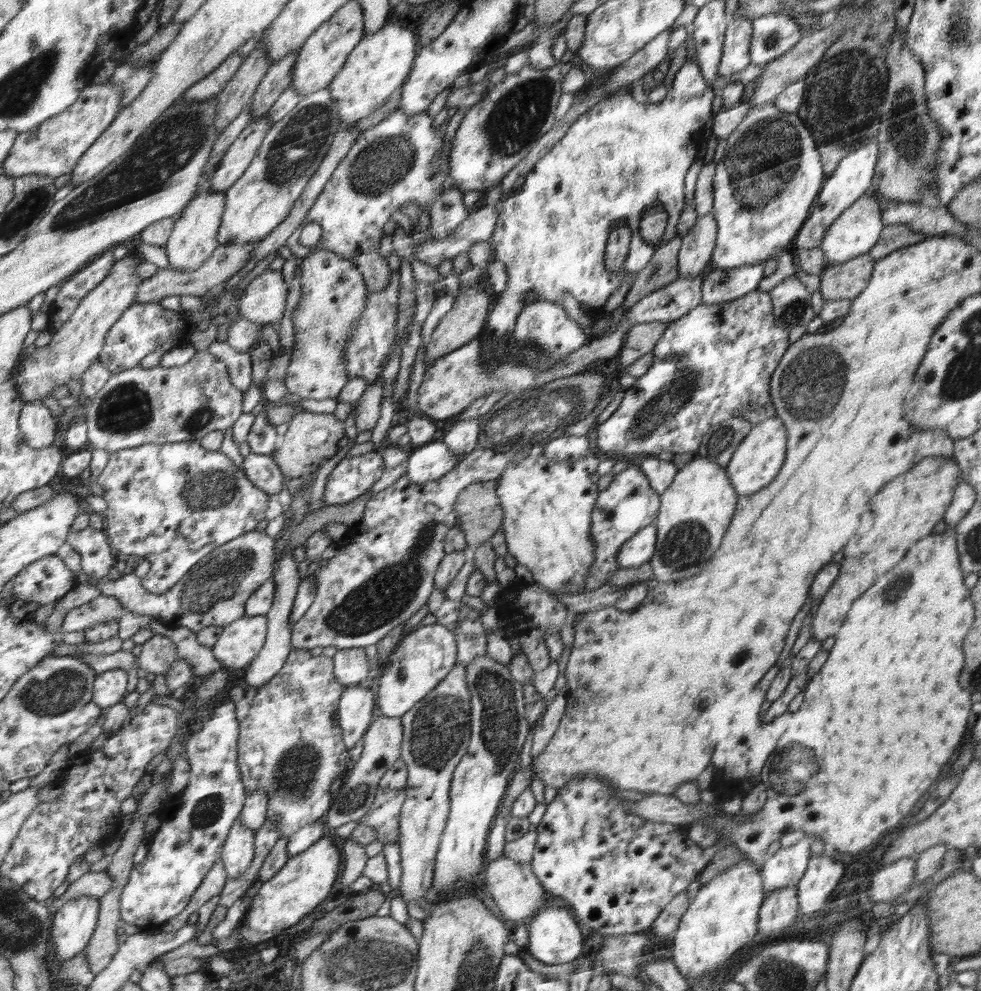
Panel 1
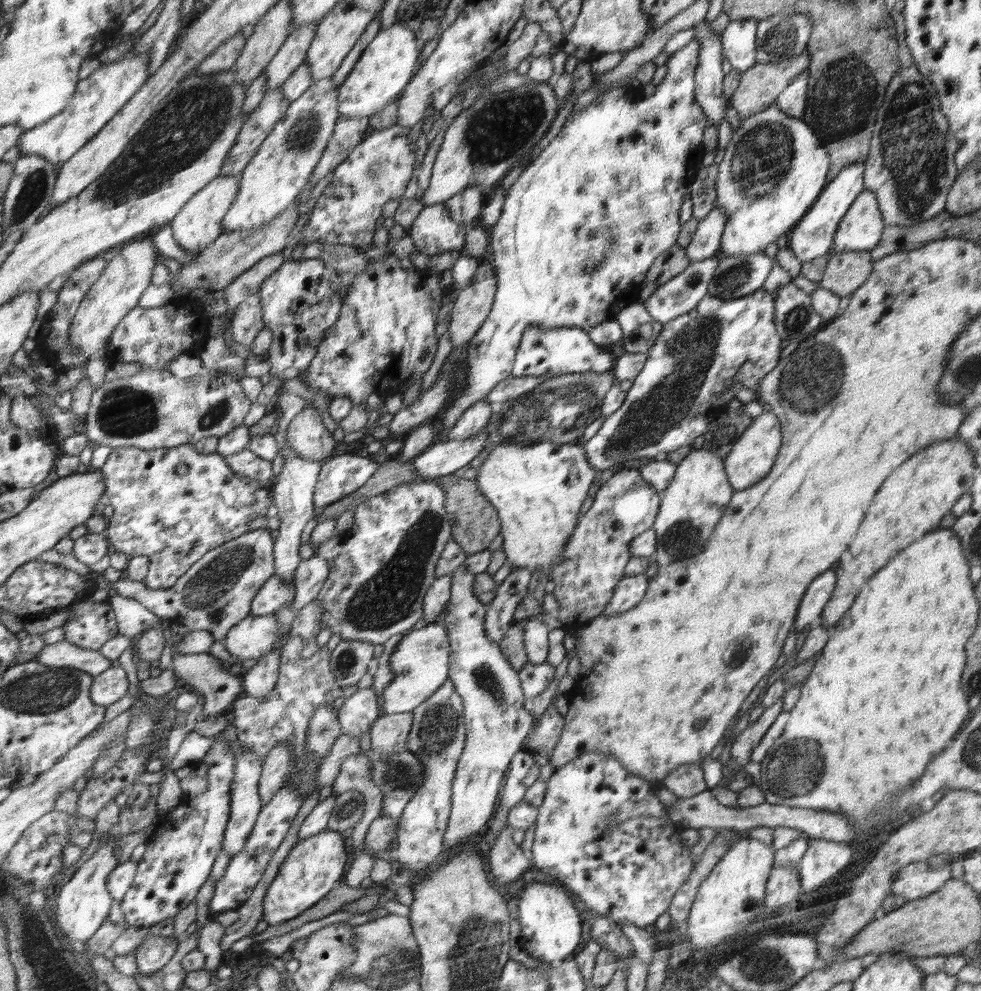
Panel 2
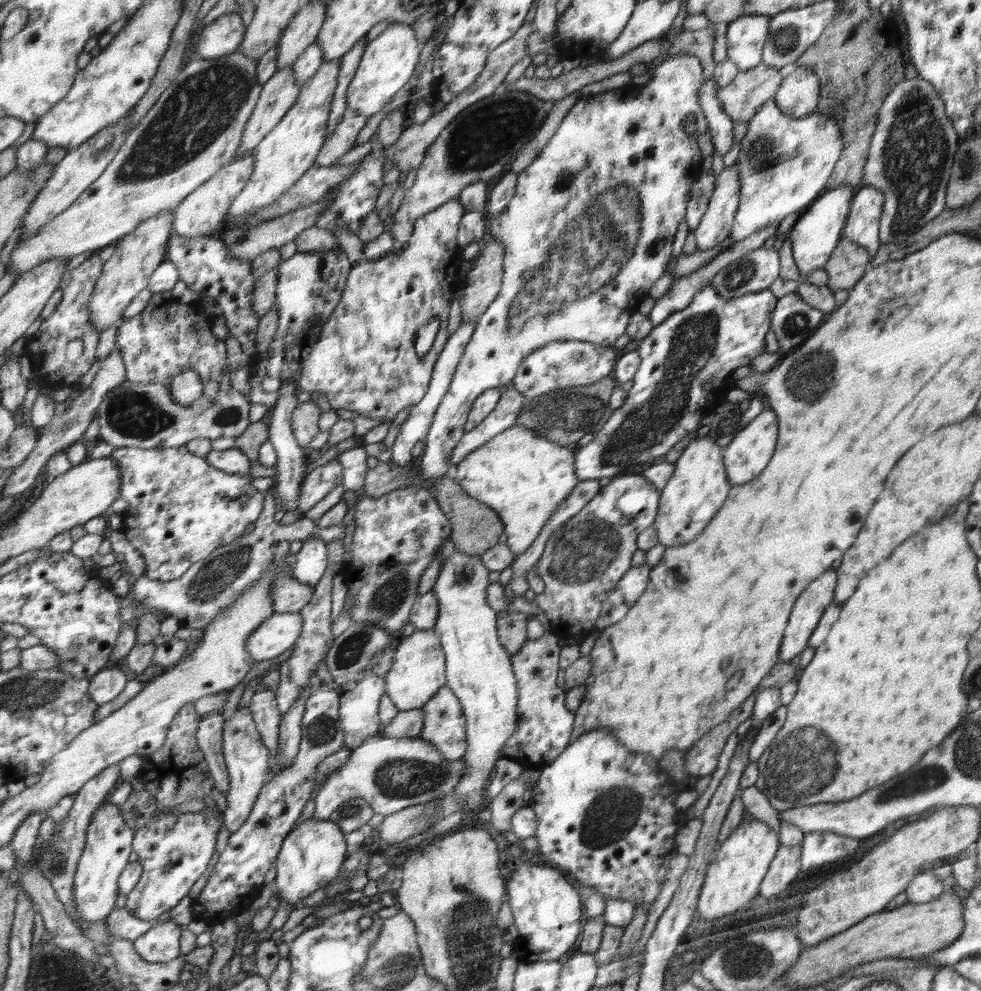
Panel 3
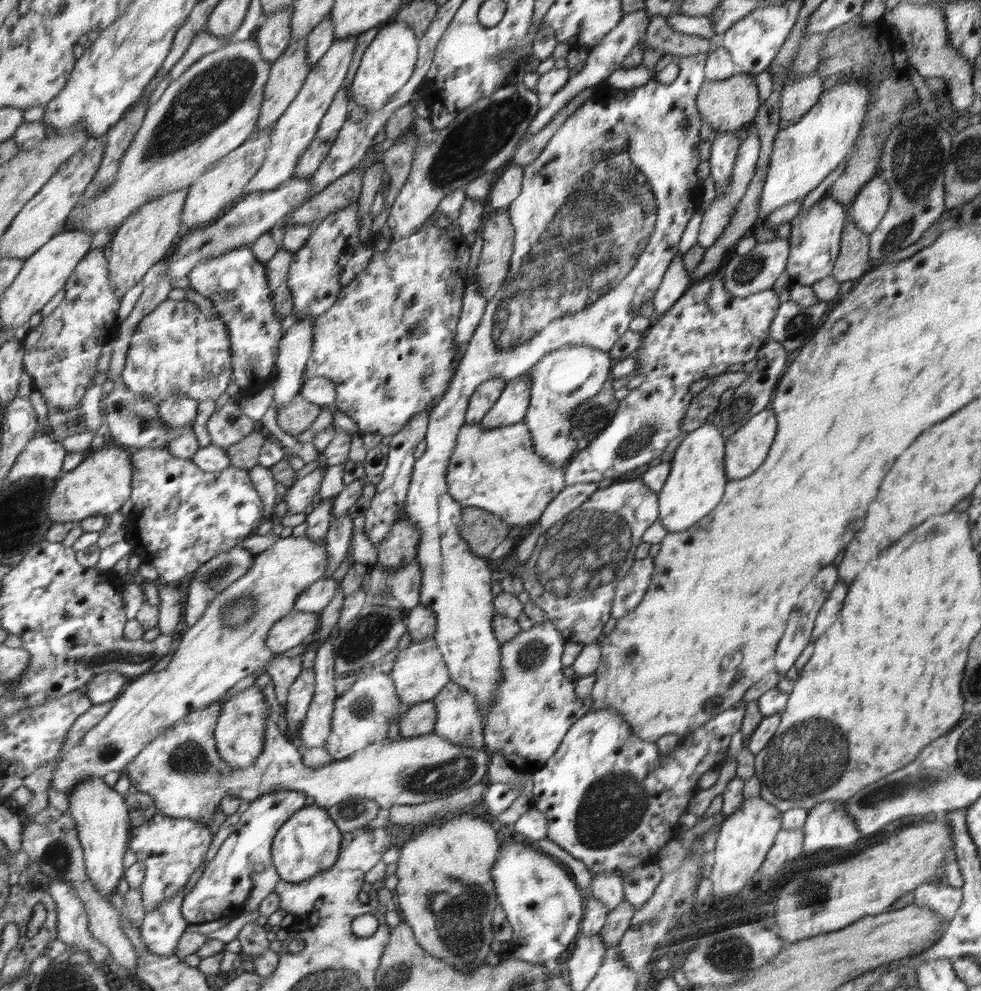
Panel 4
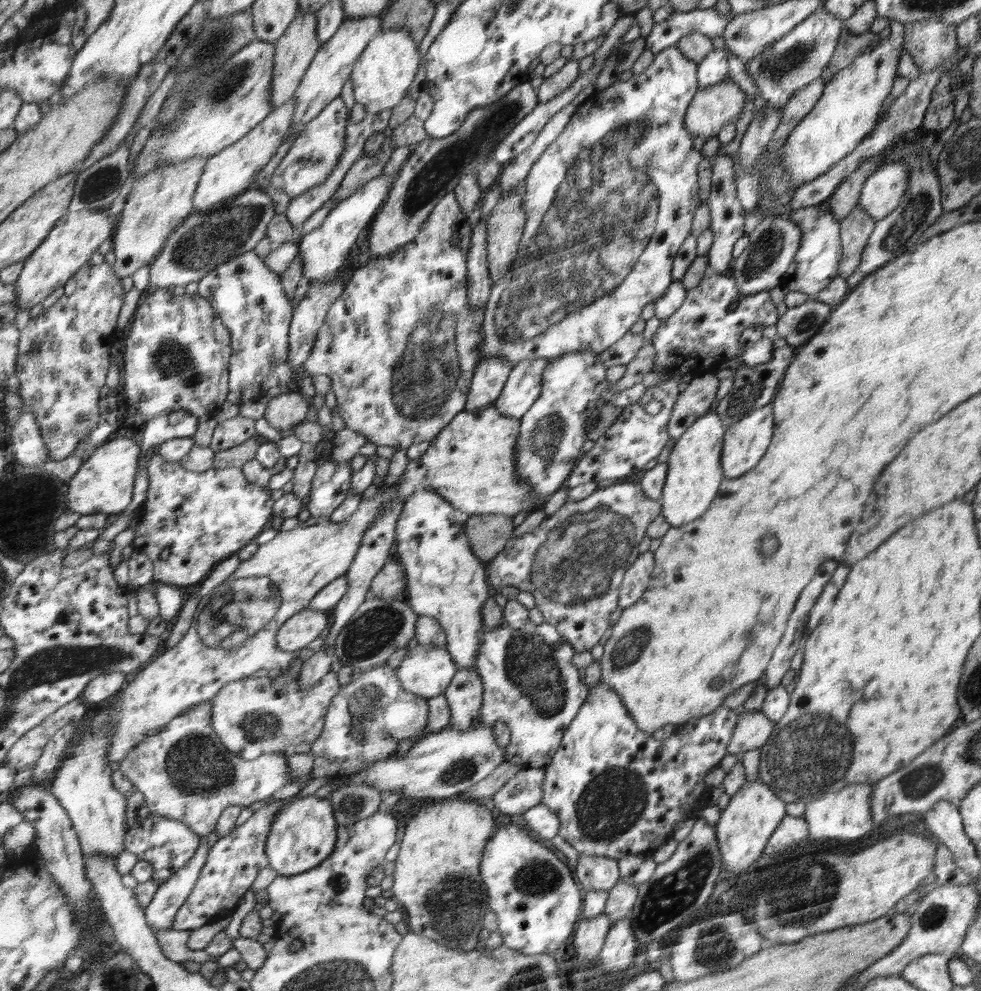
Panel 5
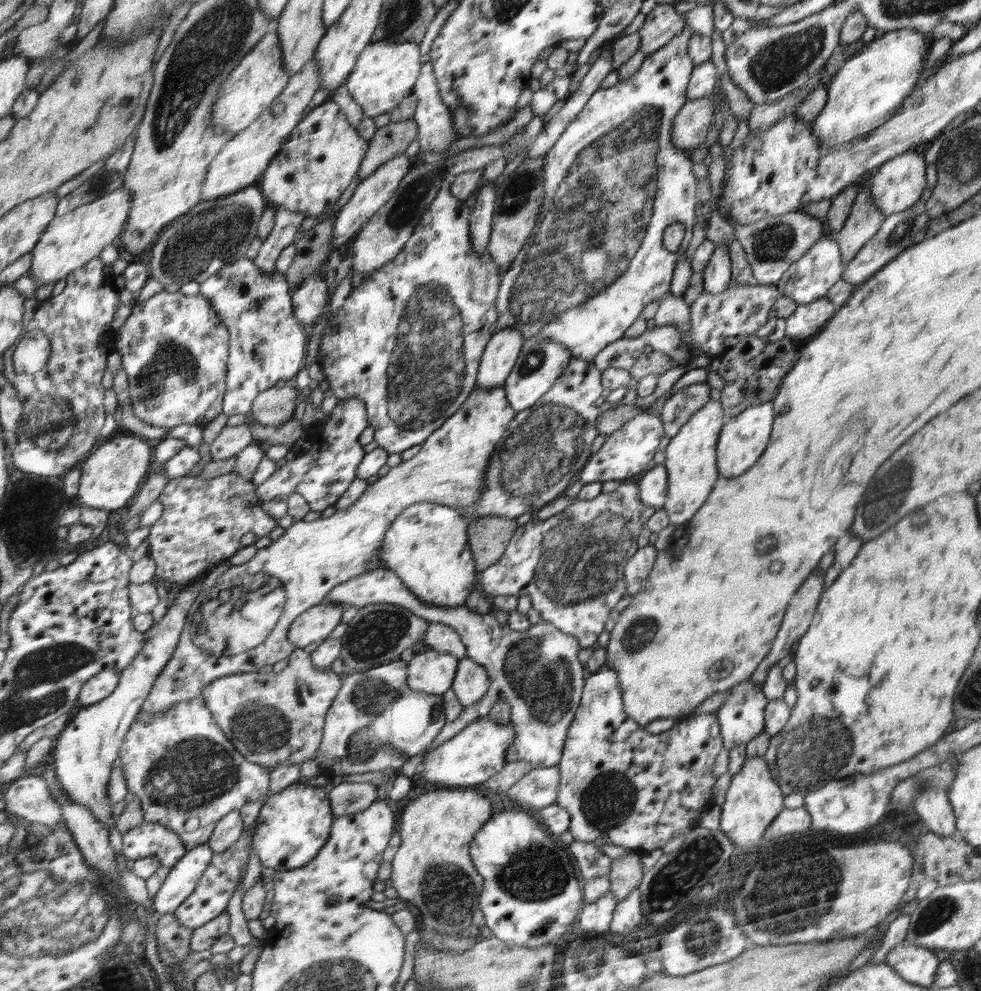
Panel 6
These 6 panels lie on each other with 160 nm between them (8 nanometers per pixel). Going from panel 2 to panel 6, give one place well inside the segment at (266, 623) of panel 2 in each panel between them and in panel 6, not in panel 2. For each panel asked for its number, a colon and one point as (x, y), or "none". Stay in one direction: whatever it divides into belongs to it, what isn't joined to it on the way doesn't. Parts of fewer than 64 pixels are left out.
3: (279, 632)
4: (291, 630)
5: (307, 625)
6: (313, 626)

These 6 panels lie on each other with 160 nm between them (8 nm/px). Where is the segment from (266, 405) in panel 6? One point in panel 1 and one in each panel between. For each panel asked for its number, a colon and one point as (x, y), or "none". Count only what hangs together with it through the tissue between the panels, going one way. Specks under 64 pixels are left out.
1: (310, 437)
2: (306, 436)
3: (305, 417)
4: (295, 417)
5: (284, 411)

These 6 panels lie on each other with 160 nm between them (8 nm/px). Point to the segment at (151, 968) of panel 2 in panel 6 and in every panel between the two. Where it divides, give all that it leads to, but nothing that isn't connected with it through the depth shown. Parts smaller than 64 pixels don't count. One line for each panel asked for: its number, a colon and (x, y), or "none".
3: (160, 943)
4: (161, 928)
5: (169, 896)
6: (183, 877)

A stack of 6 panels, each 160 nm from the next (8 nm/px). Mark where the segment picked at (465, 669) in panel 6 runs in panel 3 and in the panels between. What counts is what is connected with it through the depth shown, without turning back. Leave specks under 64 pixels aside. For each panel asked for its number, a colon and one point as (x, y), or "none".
3: (445, 723)
4: (459, 719)
5: (465, 693)

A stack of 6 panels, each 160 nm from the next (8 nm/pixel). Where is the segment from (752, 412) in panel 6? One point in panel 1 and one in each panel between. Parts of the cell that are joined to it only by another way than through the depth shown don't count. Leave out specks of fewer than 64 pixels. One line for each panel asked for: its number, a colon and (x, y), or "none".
1: (760, 455)
2: (753, 453)
3: (748, 453)
4: (747, 448)
5: (748, 438)

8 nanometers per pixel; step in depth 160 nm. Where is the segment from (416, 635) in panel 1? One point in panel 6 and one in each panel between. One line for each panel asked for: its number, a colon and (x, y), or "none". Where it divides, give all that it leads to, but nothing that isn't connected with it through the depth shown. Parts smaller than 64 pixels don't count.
2: (421, 663)
3: (418, 671)
4: (420, 673)
5: (427, 670)
6: (433, 672)

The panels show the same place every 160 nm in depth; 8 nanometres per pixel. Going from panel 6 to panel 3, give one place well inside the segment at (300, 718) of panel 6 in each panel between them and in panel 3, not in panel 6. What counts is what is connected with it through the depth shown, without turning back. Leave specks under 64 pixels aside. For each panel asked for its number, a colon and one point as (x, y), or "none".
3: (247, 759)
4: (240, 734)
5: (253, 716)

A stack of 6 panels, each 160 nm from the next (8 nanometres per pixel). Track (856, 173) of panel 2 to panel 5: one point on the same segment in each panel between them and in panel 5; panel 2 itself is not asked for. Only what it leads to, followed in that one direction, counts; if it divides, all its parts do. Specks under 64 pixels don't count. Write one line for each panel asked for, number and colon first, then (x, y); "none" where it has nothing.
3: (814, 235)
4: (815, 233)
5: (816, 265)

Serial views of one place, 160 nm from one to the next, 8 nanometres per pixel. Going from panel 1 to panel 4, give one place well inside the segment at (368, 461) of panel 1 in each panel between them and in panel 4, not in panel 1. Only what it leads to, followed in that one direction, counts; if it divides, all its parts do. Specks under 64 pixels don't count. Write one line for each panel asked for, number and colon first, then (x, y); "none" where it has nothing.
2: (345, 473)
3: (320, 481)
4: (298, 499)

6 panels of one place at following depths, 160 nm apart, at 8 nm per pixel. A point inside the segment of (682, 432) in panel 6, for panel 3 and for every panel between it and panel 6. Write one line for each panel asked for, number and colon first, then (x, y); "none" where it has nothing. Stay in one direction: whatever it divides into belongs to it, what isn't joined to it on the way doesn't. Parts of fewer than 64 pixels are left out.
3: (693, 495)
4: (696, 483)
5: (694, 472)

